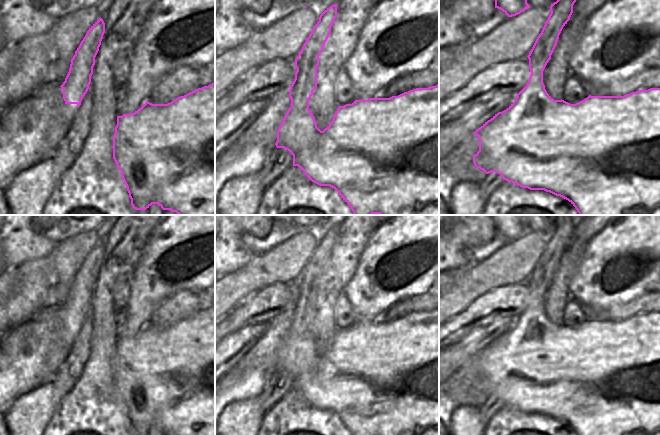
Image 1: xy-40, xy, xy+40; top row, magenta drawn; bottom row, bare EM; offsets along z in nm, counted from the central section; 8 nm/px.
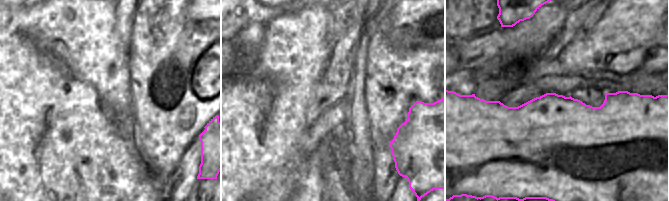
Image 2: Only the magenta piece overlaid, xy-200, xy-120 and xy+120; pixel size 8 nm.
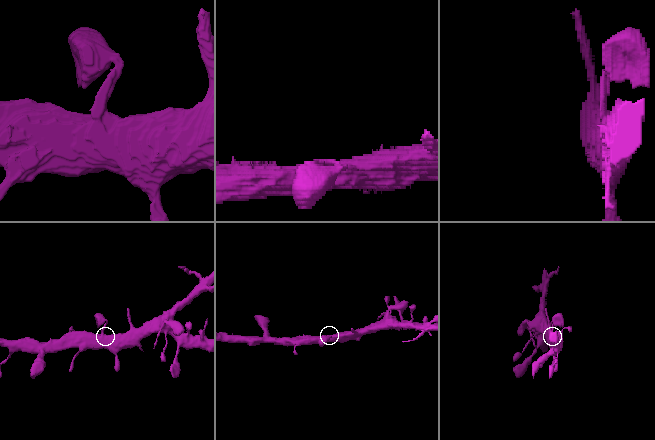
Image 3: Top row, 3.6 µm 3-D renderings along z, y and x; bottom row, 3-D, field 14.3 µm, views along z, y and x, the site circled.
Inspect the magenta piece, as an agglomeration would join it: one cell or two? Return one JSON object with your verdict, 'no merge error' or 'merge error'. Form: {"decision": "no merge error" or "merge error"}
{"decision": "no merge error"}

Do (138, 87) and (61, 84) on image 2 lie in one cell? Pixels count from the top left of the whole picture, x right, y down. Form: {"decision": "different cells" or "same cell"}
{"decision": "different cells"}

